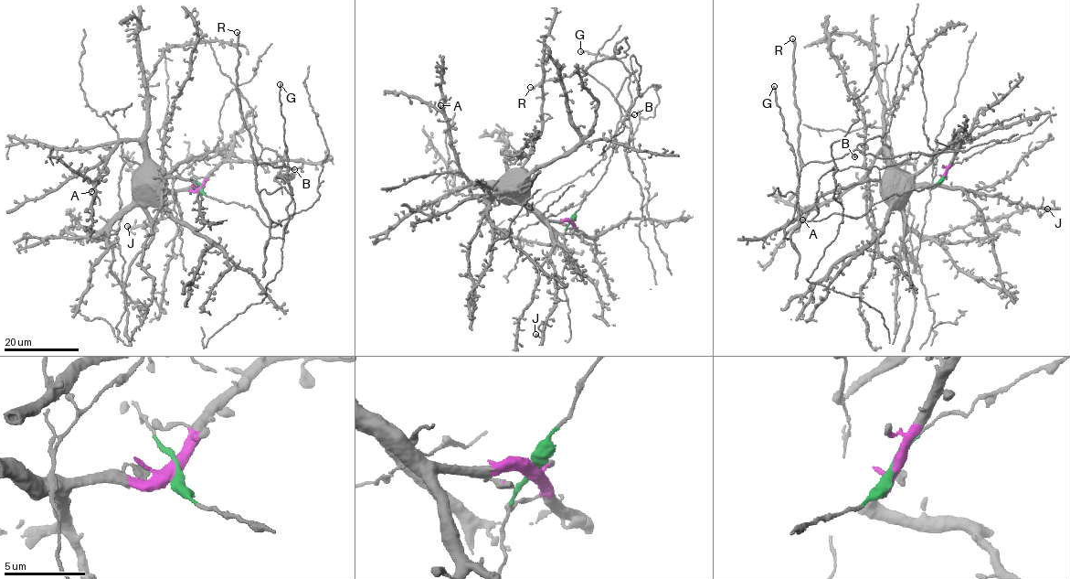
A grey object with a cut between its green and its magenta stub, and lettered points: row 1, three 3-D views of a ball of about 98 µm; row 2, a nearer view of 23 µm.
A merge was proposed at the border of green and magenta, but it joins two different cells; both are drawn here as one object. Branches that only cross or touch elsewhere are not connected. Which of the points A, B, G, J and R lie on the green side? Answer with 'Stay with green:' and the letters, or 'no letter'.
Stay with green: B, G, R

